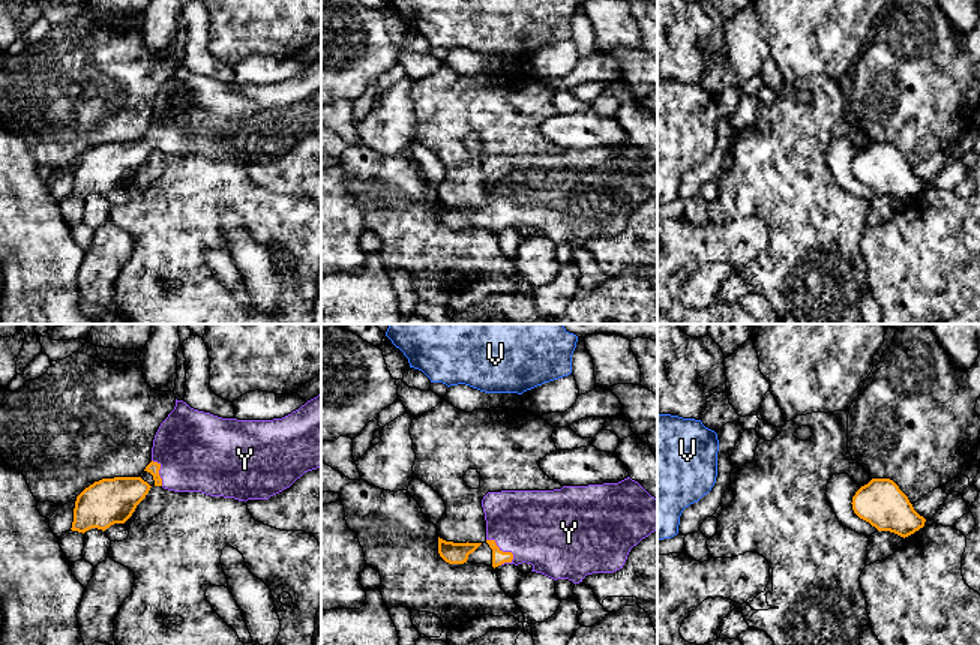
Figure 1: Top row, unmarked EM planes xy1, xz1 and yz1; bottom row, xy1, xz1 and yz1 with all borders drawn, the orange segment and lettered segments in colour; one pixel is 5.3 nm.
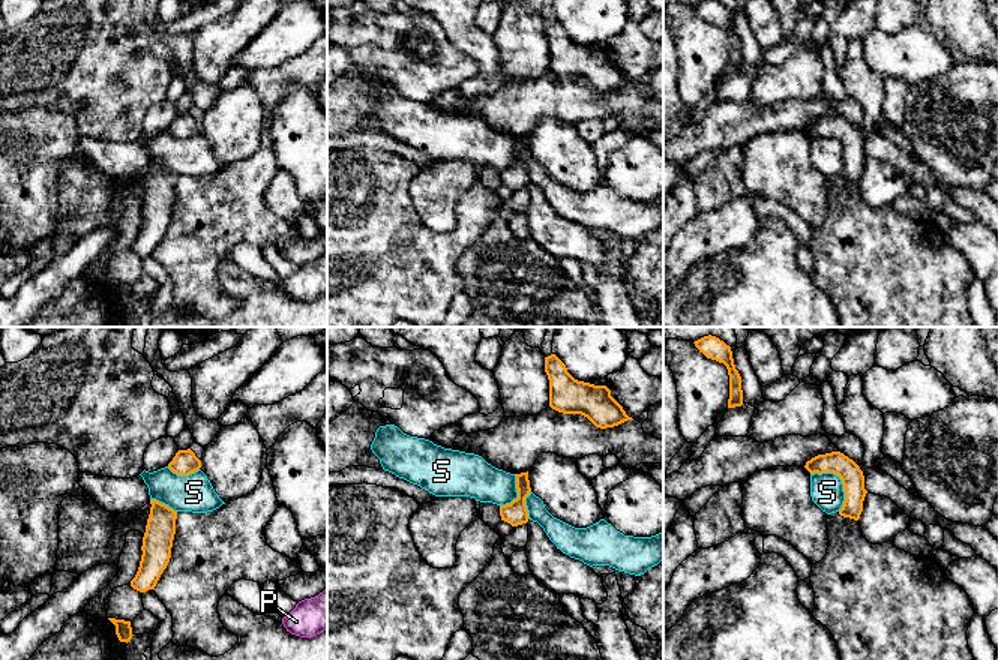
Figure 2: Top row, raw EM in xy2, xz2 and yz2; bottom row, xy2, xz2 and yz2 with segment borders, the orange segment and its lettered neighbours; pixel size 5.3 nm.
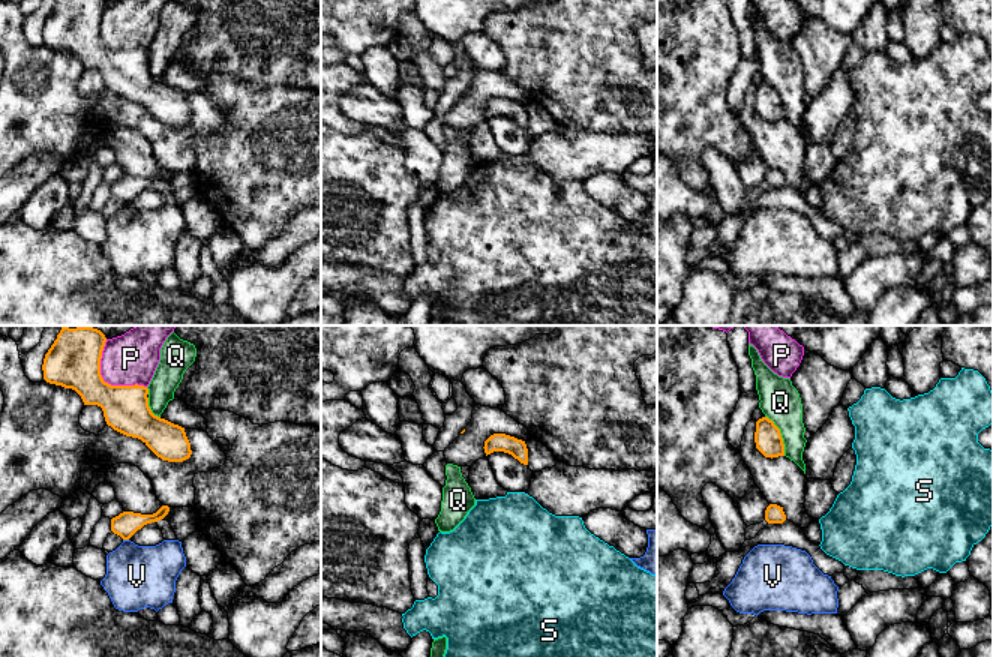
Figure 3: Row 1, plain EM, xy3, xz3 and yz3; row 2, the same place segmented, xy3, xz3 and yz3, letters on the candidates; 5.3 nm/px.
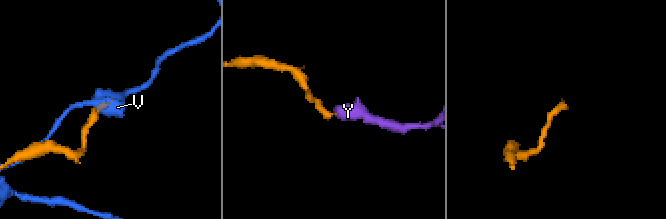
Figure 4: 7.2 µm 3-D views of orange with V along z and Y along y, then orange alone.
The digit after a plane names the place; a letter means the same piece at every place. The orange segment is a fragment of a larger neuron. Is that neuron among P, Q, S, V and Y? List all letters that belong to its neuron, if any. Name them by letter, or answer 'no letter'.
Y

